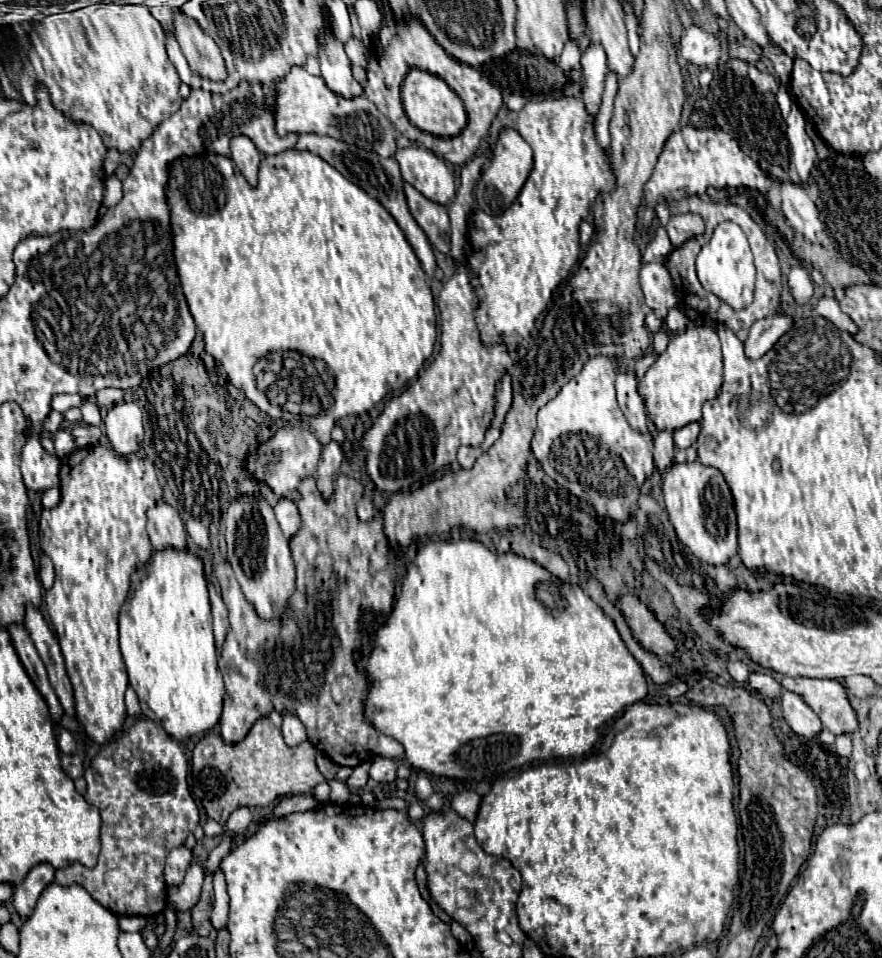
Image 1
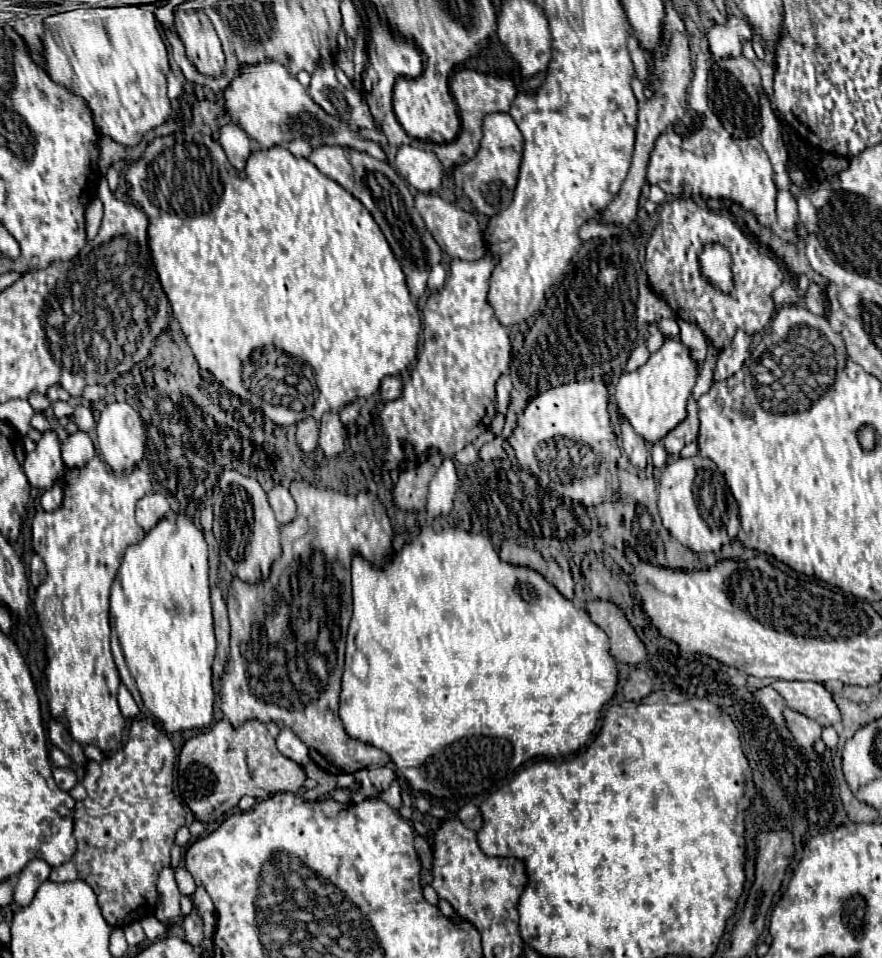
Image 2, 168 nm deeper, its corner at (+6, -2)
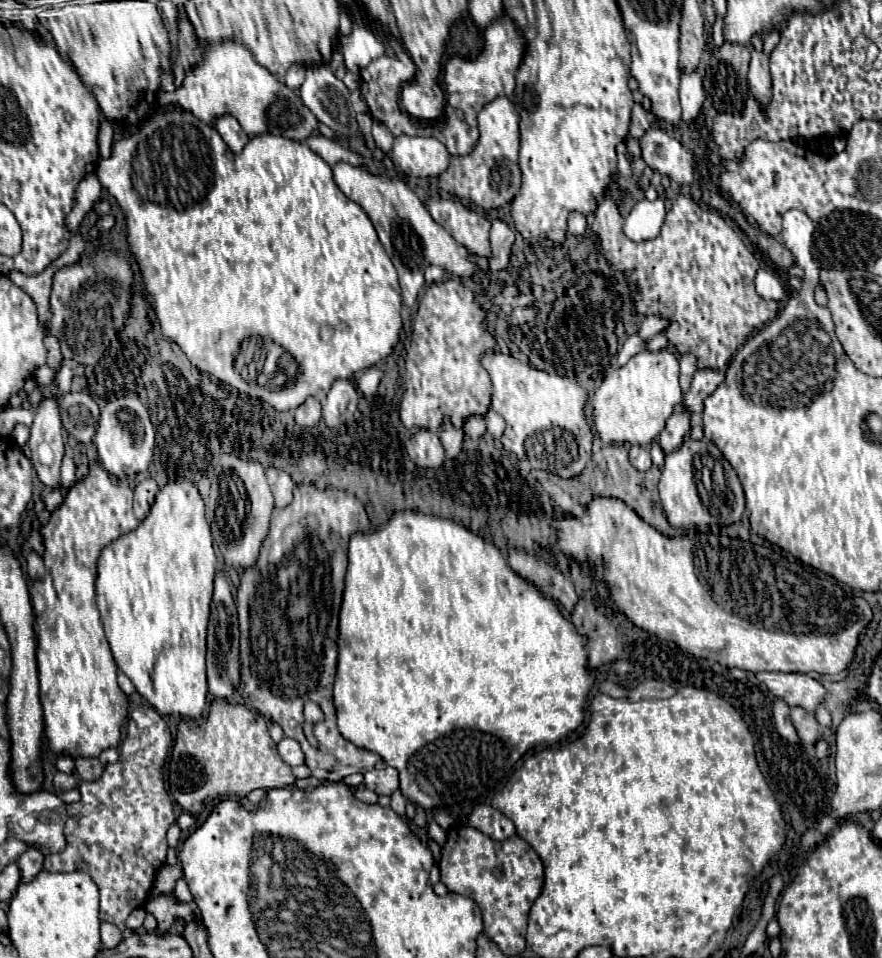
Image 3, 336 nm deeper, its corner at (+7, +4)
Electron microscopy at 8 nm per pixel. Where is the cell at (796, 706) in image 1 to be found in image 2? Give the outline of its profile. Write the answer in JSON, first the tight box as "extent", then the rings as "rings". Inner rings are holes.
{"extent":[784,707,822,749],"rings":[[[784,707],[784,719],[800,747],[810,749],[814,745],[814,741],[820,739],[820,735],[822,735],[822,727],[816,721],[812,721],[810,717],[806,717],[790,707]]]}

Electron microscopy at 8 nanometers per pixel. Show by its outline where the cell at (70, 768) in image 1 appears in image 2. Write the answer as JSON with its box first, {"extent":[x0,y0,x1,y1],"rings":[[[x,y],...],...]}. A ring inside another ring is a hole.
{"extent":[54,767,76,791],"rings":[[[54,767],[54,781],[56,781],[56,785],[58,785],[60,789],[70,791],[70,789],[76,785],[76,773],[74,773],[70,767],[66,767],[66,769]]]}

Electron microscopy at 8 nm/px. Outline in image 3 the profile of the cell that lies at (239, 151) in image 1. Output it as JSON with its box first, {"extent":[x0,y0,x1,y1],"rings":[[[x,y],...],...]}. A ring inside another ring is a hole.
{"extent":[215,115,249,153],"rings":[[[221,115],[215,123],[215,129],[219,131],[219,135],[223,137],[223,141],[229,145],[229,149],[233,153],[239,153],[245,147],[245,143],[249,141],[247,133],[241,129],[239,121],[233,115]]]}

